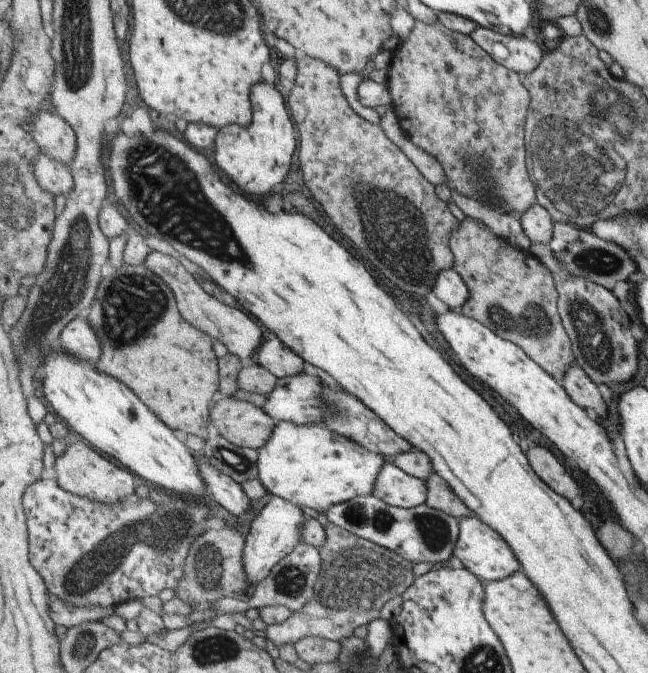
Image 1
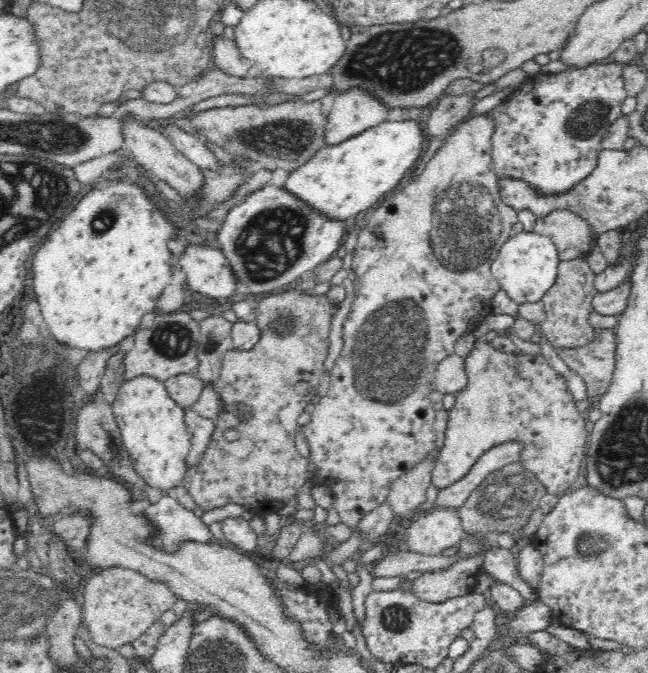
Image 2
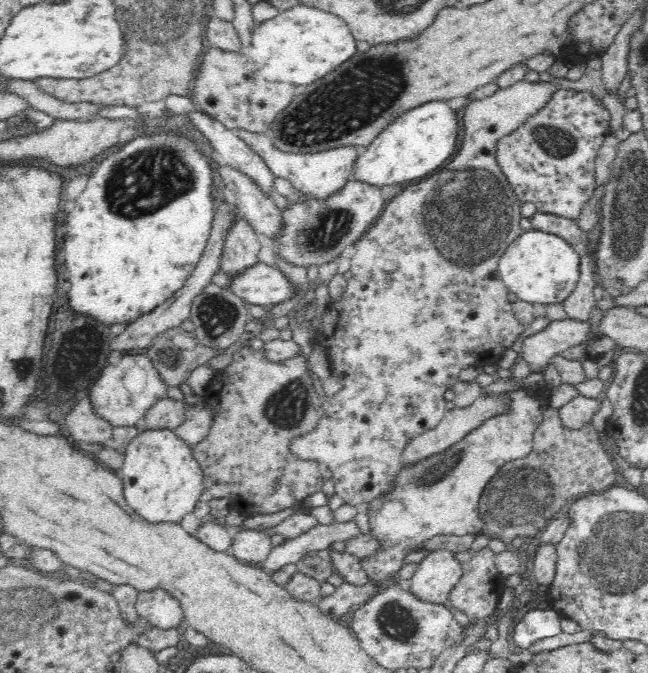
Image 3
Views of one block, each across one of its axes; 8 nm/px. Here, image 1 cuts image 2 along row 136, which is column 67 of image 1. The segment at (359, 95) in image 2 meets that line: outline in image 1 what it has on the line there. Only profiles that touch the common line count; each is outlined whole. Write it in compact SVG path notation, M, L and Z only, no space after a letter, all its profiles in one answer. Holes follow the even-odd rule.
M77 318L71 322L61 334L59 344L69 356L92 365L99 362L103 354L103 344L86 318Z

